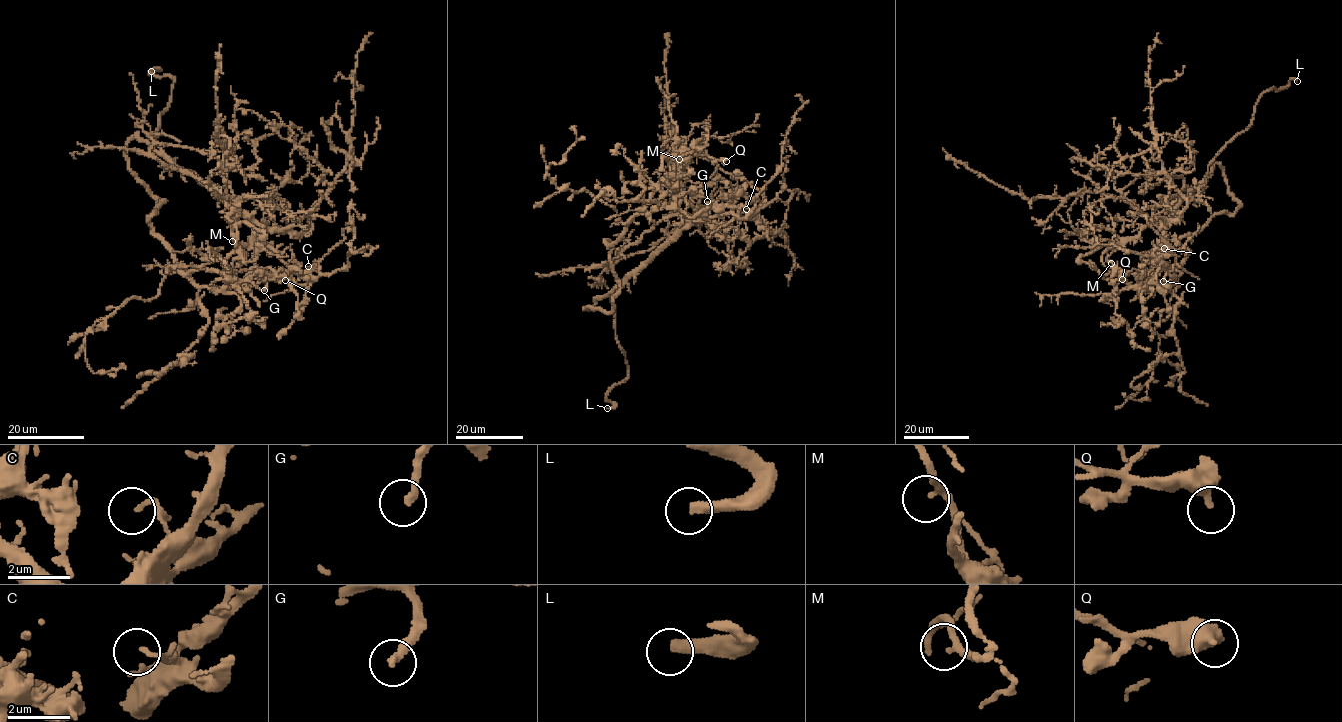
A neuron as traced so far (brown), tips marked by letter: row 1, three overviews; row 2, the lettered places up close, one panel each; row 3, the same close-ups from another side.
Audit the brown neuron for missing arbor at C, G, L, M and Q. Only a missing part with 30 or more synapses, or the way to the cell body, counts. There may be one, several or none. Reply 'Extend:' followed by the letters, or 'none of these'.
Extend: G, L

